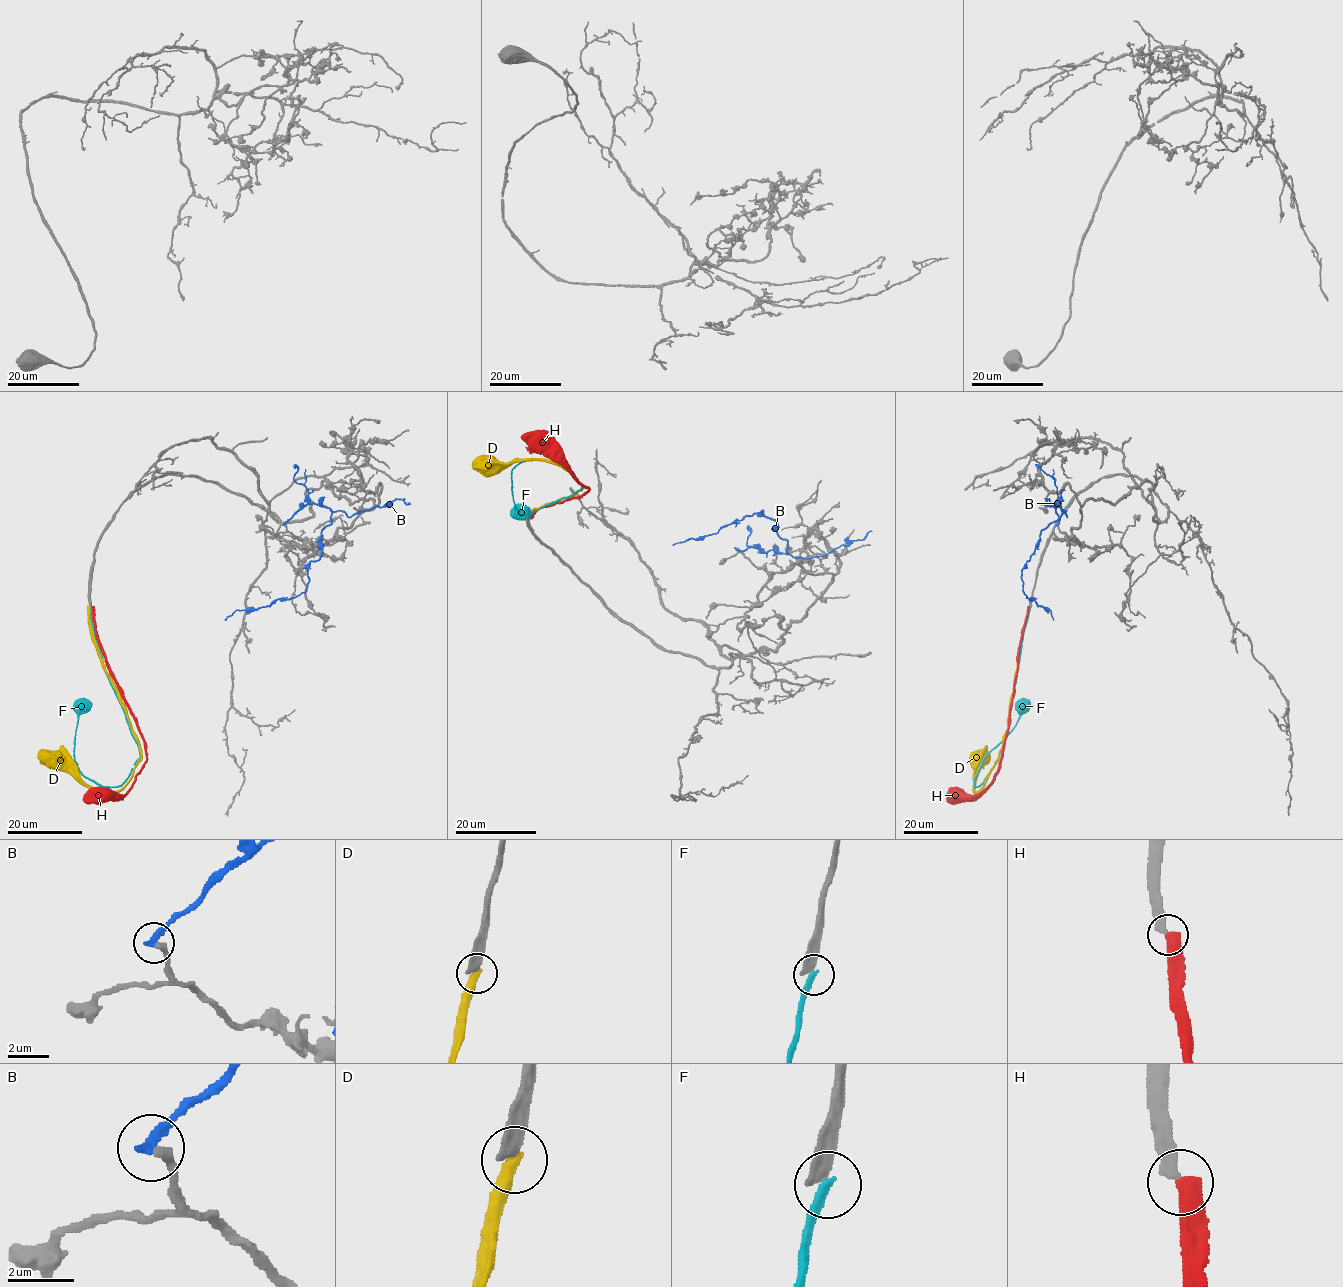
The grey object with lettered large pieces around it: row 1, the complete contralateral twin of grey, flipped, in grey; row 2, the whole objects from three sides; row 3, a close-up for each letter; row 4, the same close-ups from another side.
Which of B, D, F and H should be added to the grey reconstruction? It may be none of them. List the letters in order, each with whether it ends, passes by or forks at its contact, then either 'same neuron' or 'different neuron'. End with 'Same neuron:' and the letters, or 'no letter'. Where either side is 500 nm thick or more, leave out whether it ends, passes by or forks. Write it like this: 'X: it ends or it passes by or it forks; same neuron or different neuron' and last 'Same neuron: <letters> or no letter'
B: it ends; different neuron
D: it ends; different neuron
F: it ends; different neuron
H: different neuron
Same neuron: no letter

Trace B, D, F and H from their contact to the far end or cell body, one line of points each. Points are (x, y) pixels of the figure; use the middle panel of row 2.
B: (736, 549), (757, 547), (787, 554), (787, 542), (776, 532), (776, 522), (762, 510), (716, 533), (672, 545)
D: (527, 520), (535, 508), (569, 496), (584, 486), (560, 465), (543, 461), (512, 460), (507, 464), (473, 466)
F: (528, 521), (532, 512), (583, 486), (555, 462), (524, 460), (511, 471), (513, 502), (522, 513)
H: (530, 518), (538, 508), (579, 497), (589, 488), (553, 456), (535, 452), (520, 437)

